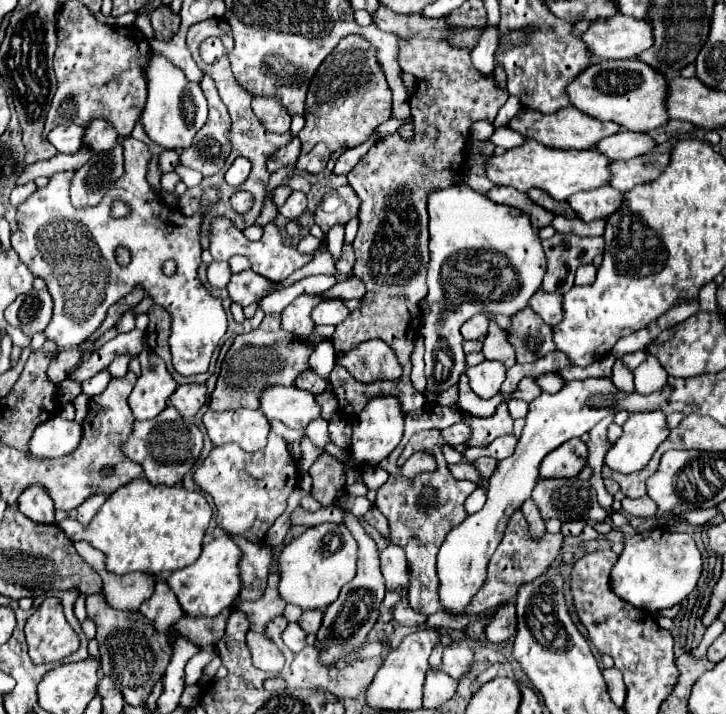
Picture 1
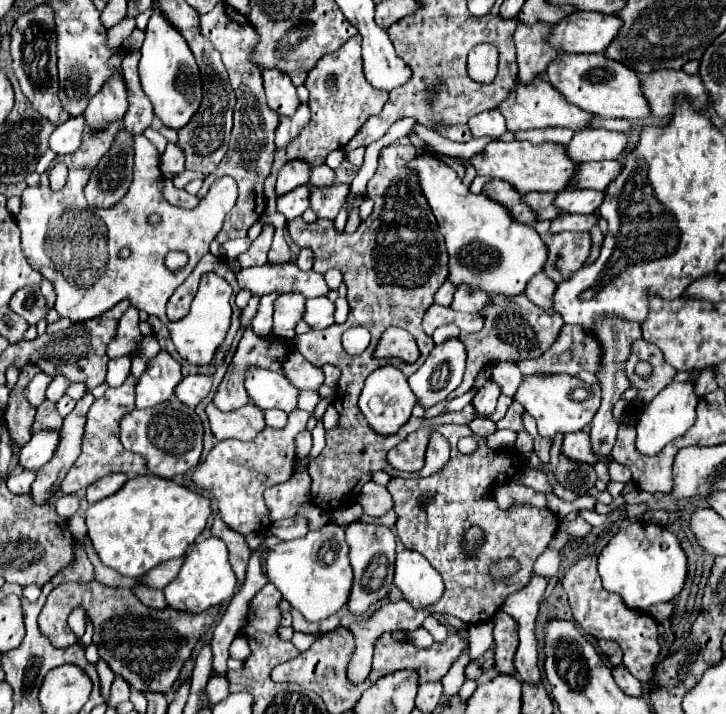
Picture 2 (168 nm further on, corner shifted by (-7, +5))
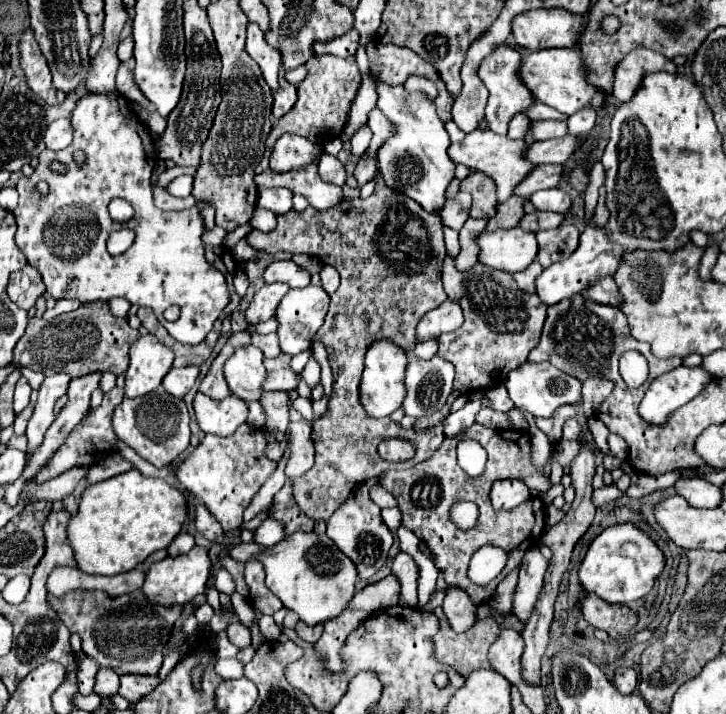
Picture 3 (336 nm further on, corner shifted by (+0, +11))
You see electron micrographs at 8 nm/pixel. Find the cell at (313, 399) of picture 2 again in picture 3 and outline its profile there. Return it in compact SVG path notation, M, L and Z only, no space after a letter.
M263 393L261 407L267 417L269 427L277 427L279 431L285 431L289 427L289 409L287 409L287 393Z

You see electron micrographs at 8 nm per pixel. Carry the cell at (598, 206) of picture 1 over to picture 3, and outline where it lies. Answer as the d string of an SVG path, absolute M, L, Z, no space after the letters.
M545 189L537 191L529 197L533 207L537 211L555 211L555 213L565 213L571 207L571 199L563 189Z

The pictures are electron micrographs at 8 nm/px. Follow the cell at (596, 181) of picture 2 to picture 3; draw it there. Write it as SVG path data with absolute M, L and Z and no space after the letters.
M539 165L529 173L529 177L525 177L525 181L521 181L521 185L517 185L513 195L527 199L531 193L535 193L539 189L557 187L561 179L563 179L563 167L561 165Z

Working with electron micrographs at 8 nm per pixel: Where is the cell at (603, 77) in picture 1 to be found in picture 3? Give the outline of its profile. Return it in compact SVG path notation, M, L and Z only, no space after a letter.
M541 49L541 51L529 53L529 57L521 59L517 75L521 83L525 83L525 87L531 89L537 101L565 115L573 115L575 111L583 109L589 103L595 109L601 109L601 105L605 103L605 95L597 87L591 87L585 81L585 73L581 67L581 53L577 49Z

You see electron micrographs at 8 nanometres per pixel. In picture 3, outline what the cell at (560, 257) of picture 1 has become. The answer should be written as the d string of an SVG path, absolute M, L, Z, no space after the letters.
M561 225L561 227L555 227L551 231L539 231L537 243L539 243L537 261L543 267L549 267L555 261L569 257L577 249L579 231L575 225Z

